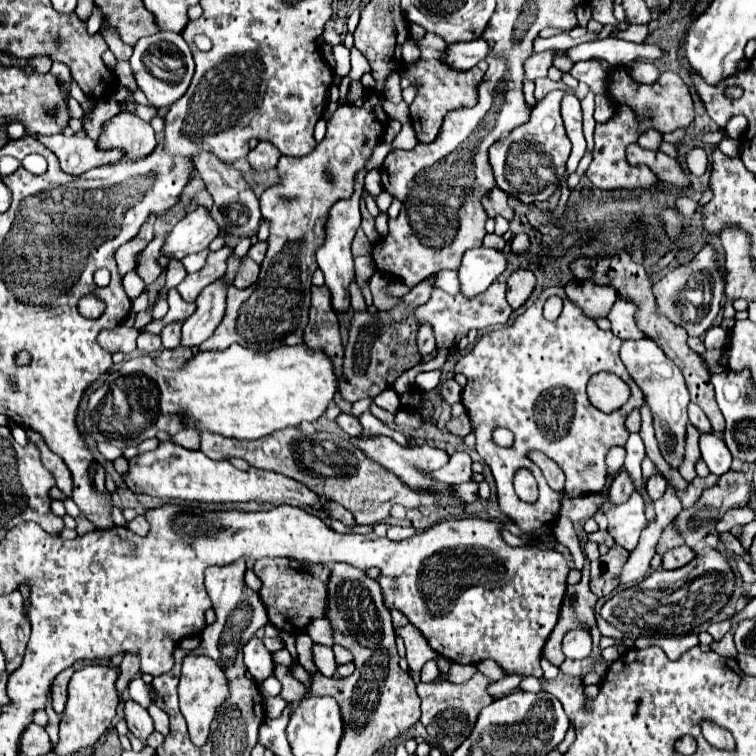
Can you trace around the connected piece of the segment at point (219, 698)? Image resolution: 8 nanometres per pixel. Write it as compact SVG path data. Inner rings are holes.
M186 655L182 663L182 675L178 683L178 697L180 697L180 711L188 723L190 739L194 745L204 745L206 737L210 735L210 725L218 713L218 705L228 697L228 681L224 669L210 657L202 655Z

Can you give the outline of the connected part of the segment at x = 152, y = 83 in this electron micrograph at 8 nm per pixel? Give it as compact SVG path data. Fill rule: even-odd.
M162 31L162 33L156 33L156 35L150 35L150 37L142 37L136 47L134 47L134 55L130 57L130 65L132 65L132 71L134 71L134 77L136 77L136 83L138 87L146 93L148 101L154 105L154 107L170 107L172 103L176 103L188 89L192 77L194 77L194 59L192 59L192 51L188 47L188 43L182 39L180 33L168 33L168 31ZM164 59L180 59L180 77L176 71L170 71L166 69L164 65Z

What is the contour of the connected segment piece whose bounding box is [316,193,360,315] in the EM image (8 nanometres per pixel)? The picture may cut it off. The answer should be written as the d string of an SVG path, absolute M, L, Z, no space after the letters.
M354 193L350 199L342 199L342 201L336 201L332 205L330 219L328 219L328 225L326 225L326 241L316 251L318 267L322 269L322 273L326 277L326 287L332 293L332 307L336 309L338 315L342 315L342 313L346 313L350 309L350 291L348 291L348 287L356 279L356 275L354 275L354 259L352 259L352 253L350 253L350 245L352 245L356 229L360 227L360 209L358 209L358 203L360 203L360 193Z

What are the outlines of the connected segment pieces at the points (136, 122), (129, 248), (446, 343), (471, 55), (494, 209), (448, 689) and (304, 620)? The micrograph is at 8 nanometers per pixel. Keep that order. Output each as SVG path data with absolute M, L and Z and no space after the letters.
M120 113L106 121L98 137L98 149L122 149L124 159L130 161L150 155L154 147L154 129L132 113Z
M150 217L150 219L142 225L142 231L140 231L132 241L128 241L126 245L122 245L122 247L116 251L116 263L118 263L120 275L126 275L130 269L134 269L134 259L136 259L136 255L152 241L152 225L154 225L154 217Z
M494 281L494 285L490 285L490 289L486 289L478 297L462 297L462 293L450 295L450 293L436 287L432 291L430 301L420 305L418 309L414 309L414 317L418 319L420 325L424 325L424 323L432 325L438 349L450 349L470 329L486 329L490 325L502 325L502 323L508 321L508 317L512 313L512 307L508 305L504 293L506 293L506 285L500 283L500 281Z
M484 39L468 41L468 43L456 43L446 47L444 63L456 71L468 71L472 69L478 61L484 61L488 55L490 47L486 45Z
M494 187L484 199L482 199L482 205L486 209L488 215L502 215L504 219L512 221L514 219L514 209L510 207L510 197L506 193L502 193L502 189Z
M476 673L468 683L456 685L452 681L436 681L432 685L418 685L418 695L422 699L422 717L420 723L428 731L428 741L432 747L438 747L444 755L450 755L466 737L470 737L470 729L474 729L474 721L478 713L494 701L494 697L486 692L489 678L483 673Z
M260 559L254 563L254 573L262 579L260 599L268 611L268 619L280 631L290 635L304 633L310 621L322 619L326 615L326 581L330 579L328 565L278 567L274 561L266 563L264 559Z

